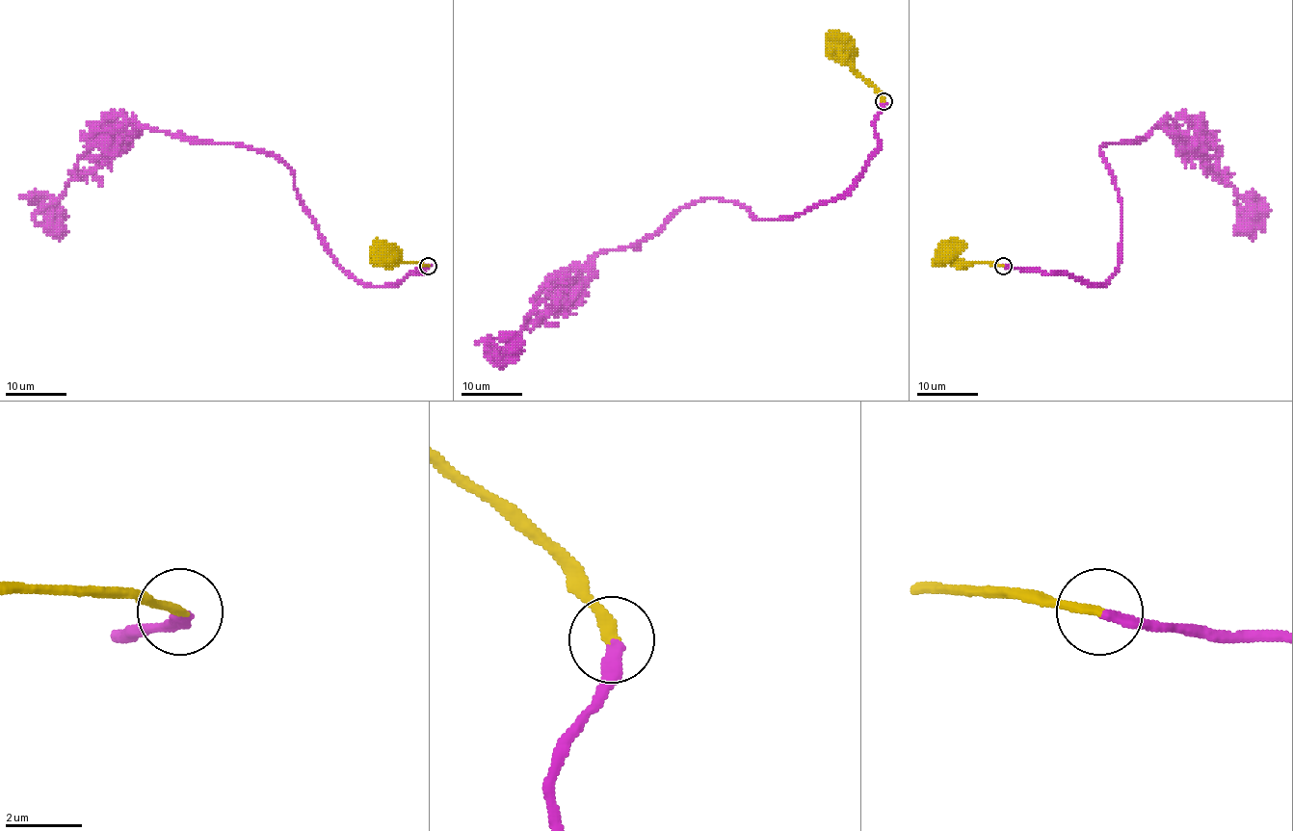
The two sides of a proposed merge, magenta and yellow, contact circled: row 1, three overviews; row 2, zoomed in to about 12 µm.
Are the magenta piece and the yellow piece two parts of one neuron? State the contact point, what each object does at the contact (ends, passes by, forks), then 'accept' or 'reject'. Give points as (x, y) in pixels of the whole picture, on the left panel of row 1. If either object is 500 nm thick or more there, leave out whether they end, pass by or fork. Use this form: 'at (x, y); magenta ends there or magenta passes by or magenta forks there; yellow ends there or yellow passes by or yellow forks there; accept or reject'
at (428, 266); magenta ends there; yellow ends there; accept

